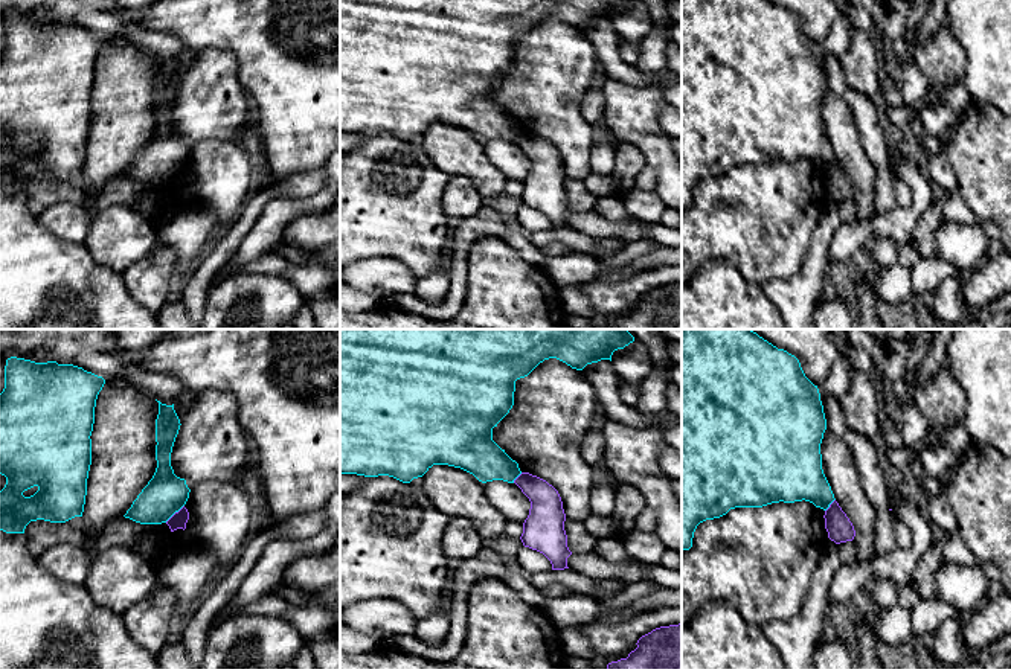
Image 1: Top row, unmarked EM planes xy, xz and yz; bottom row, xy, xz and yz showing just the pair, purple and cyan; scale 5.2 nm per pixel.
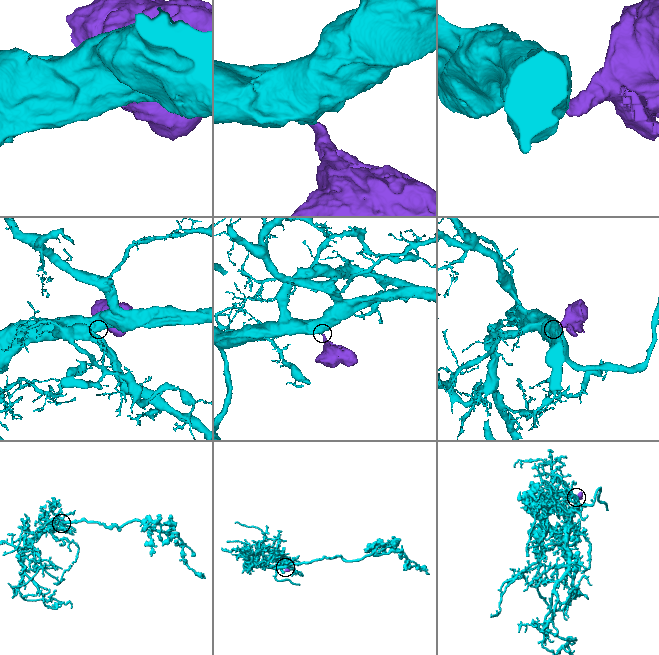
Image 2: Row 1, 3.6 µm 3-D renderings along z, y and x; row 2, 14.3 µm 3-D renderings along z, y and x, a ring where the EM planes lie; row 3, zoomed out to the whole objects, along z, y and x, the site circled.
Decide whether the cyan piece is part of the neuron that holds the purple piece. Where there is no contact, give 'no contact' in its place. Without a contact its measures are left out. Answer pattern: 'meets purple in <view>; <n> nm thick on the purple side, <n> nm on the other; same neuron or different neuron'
meets purple in xy; 90 nm thick on the purple side, 220 nm on the other; different neuron

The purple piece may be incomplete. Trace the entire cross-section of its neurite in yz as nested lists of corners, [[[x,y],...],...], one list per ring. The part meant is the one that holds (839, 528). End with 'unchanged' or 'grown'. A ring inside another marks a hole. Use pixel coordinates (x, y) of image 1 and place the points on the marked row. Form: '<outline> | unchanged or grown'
[[[836,500],[825,511],[823,518],[825,518],[825,529],[831,541],[840,544],[854,539],[855,536],[854,526]]] | unchanged

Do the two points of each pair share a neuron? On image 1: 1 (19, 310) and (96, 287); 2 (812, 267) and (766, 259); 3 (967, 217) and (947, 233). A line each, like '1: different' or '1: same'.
1: same
2: different
3: different

